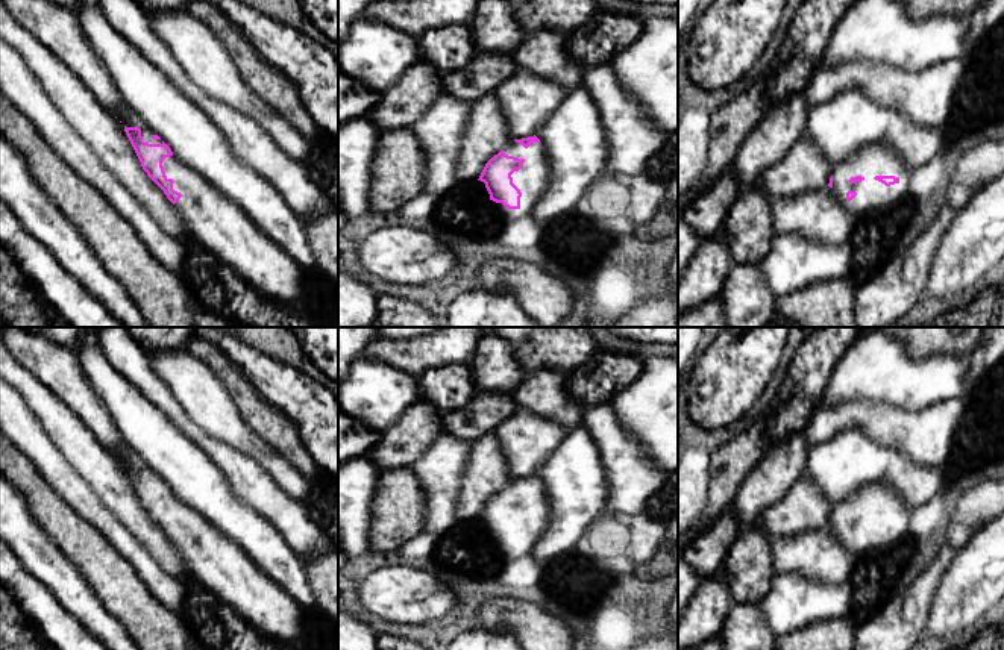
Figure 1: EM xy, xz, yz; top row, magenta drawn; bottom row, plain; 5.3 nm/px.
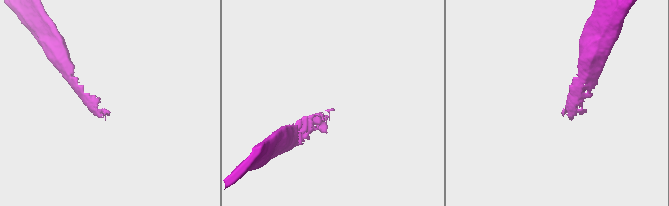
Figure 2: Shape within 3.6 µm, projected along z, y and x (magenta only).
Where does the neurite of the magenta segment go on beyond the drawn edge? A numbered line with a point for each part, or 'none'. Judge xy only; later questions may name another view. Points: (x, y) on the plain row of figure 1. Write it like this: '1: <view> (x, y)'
1: xy (217, 562)

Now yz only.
1: yz (872, 535)

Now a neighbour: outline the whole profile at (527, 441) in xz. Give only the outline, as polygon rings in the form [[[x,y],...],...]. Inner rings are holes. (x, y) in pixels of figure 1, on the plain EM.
[[[519,409],[516,415],[494,429],[507,458],[511,479],[534,476],[560,447],[570,429]]]

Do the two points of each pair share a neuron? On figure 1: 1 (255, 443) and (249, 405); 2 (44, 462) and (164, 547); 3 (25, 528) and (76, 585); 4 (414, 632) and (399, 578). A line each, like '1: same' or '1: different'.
1: different
2: different
3: same
4: different

